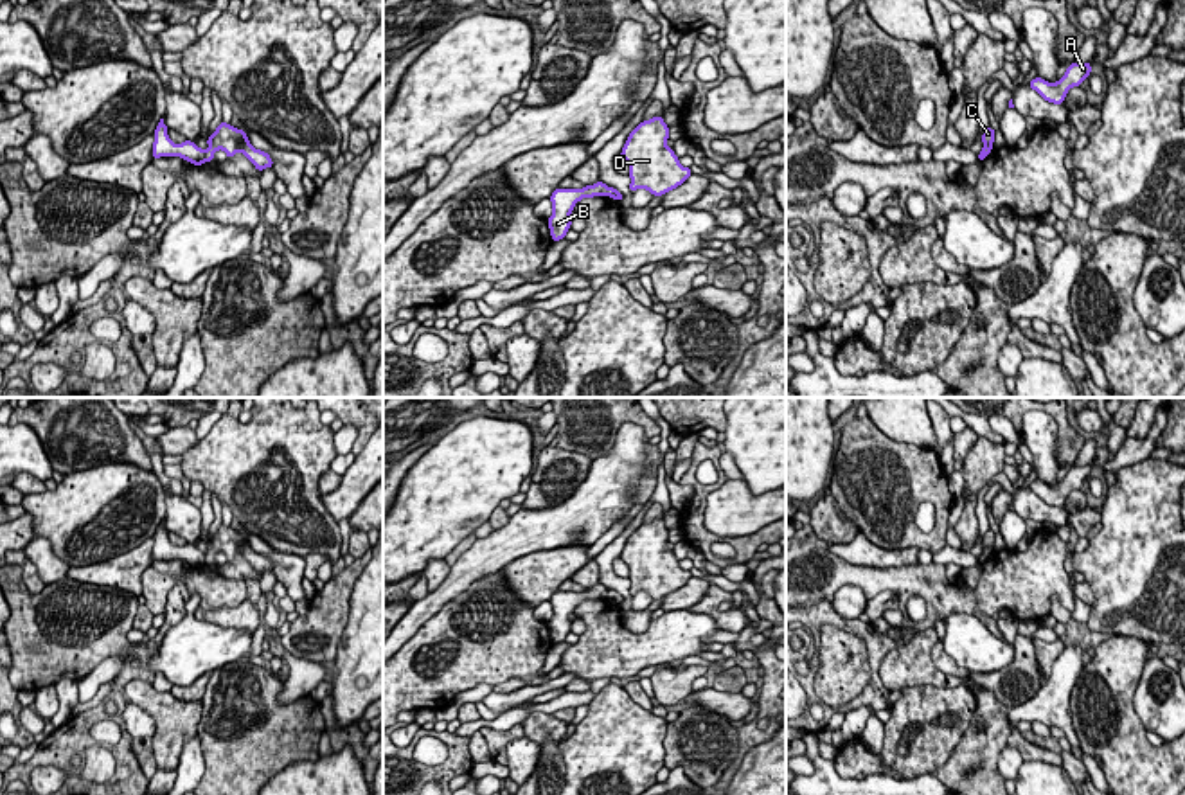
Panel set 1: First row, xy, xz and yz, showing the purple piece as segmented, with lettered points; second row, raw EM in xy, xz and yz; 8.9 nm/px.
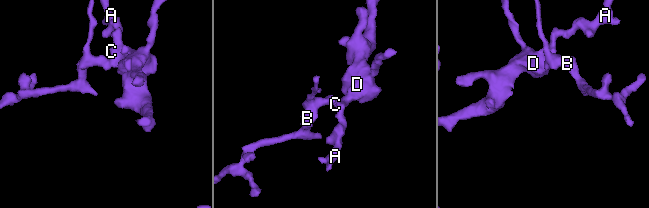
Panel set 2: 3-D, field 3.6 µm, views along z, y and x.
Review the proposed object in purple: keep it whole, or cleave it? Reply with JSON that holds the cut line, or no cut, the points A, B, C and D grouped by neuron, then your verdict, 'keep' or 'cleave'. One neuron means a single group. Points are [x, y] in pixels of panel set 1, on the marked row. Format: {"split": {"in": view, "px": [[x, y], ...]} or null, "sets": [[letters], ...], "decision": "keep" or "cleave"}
{"split": {"in": "xy", "px": [[204, 151], [207, 160]]}, "sets": [["A", "C", "D"], ["B"]], "decision": "cleave"}

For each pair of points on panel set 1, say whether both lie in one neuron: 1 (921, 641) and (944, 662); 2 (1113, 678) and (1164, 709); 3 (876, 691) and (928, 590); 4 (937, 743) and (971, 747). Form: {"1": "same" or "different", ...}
{"1": "different", "2": "different", "3": "different", "4": "different"}

